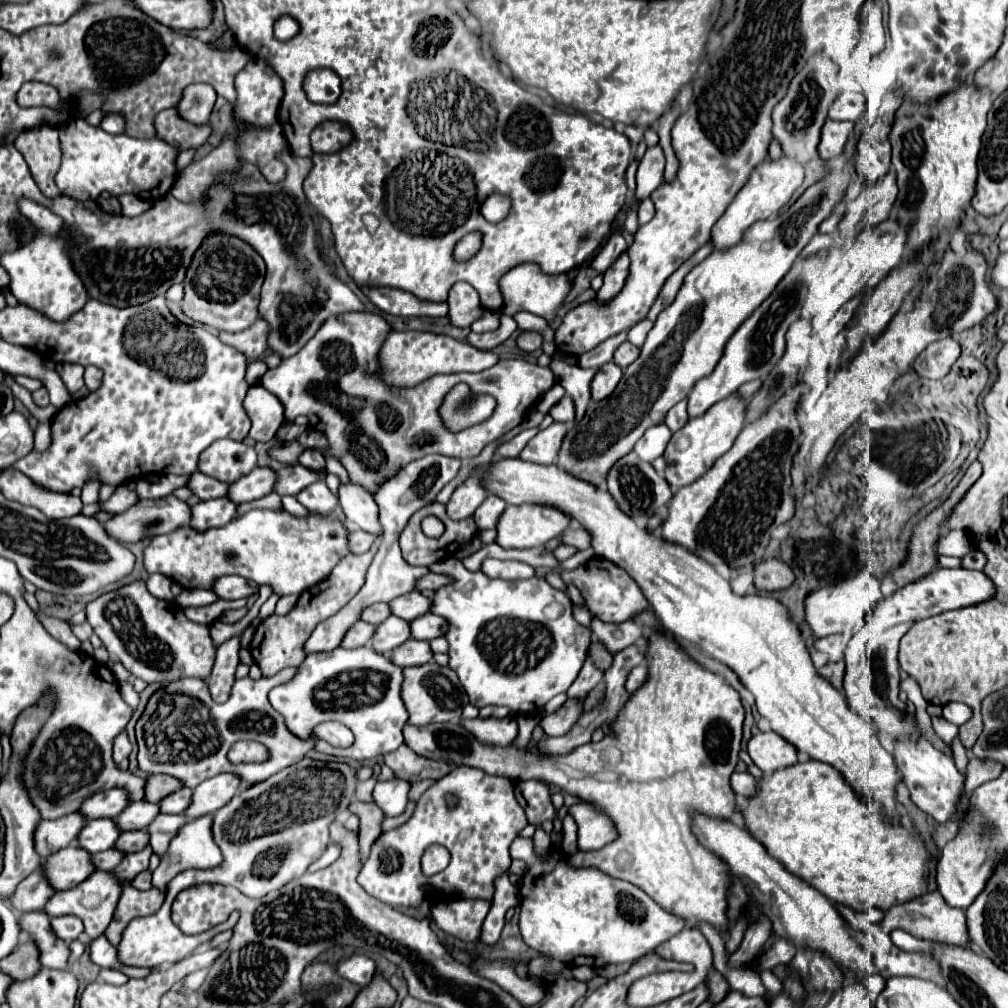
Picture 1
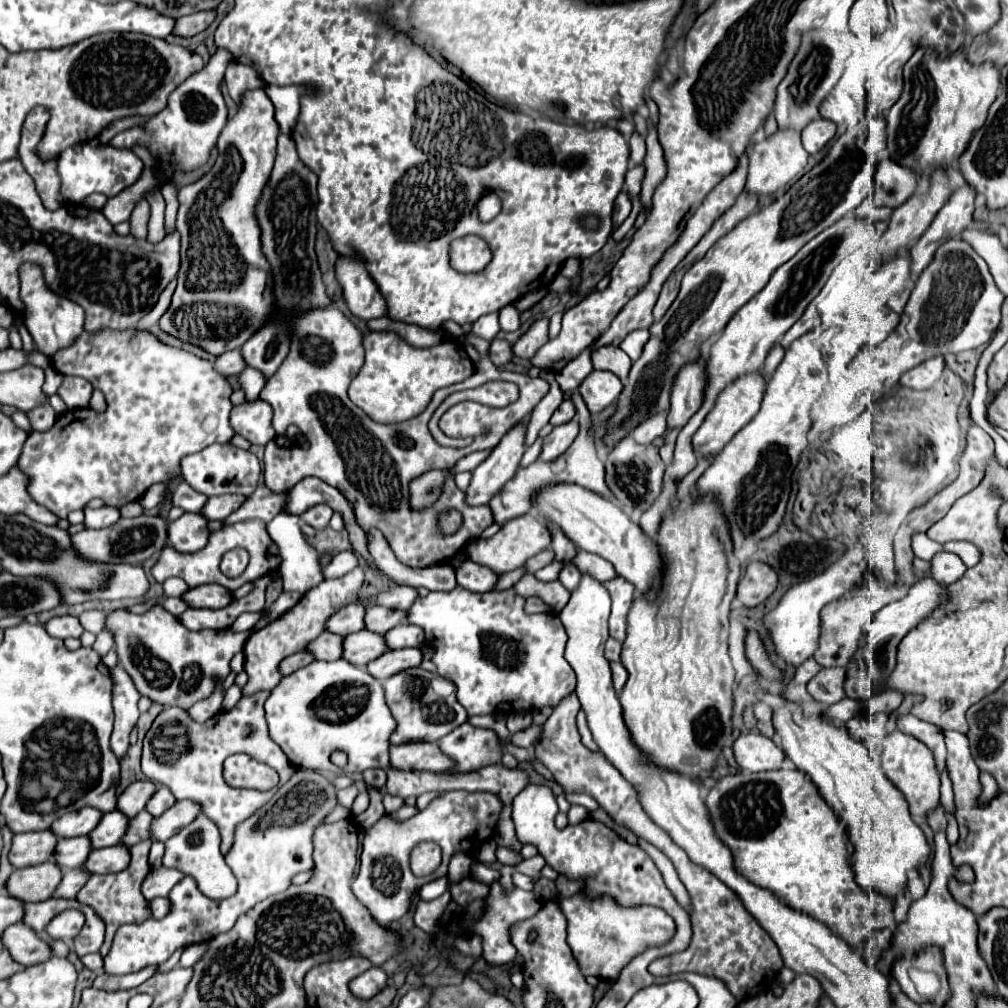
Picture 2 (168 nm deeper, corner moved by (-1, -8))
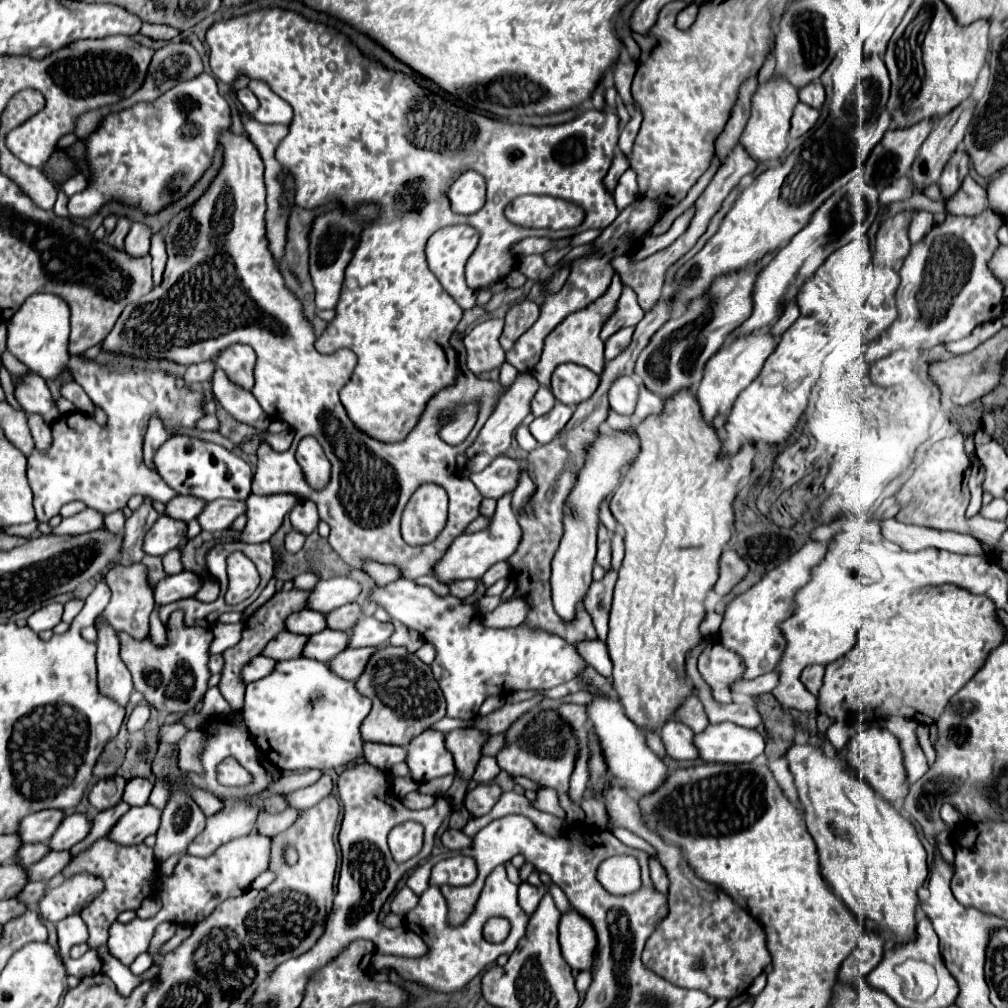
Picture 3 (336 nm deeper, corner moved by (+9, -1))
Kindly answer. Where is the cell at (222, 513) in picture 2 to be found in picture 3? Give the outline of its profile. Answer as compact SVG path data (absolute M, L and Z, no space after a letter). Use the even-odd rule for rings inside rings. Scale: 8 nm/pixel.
M174 496L166 502L164 514L174 520L190 522L196 518L196 512L200 512L200 508L204 508L204 500L196 500L194 496Z

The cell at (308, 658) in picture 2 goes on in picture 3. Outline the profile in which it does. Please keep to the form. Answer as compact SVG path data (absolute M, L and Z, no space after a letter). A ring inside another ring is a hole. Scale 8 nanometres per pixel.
M256 656L256 658L252 658L252 660L242 668L240 678L242 678L244 684L254 682L254 680L260 680L260 678L264 678L264 676L268 676L268 674L272 672L272 666L274 666L274 664L276 664L276 662L268 660L266 656Z

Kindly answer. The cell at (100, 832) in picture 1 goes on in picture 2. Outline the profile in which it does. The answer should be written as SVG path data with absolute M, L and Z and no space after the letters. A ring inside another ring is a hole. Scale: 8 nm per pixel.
M66 837L58 841L54 861L58 861L62 867L82 867L90 853L92 853L90 837Z

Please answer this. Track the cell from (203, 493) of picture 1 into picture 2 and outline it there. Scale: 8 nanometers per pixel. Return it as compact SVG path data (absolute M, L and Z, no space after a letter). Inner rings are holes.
M130 327L124 331L100 329L84 331L70 347L58 349L50 359L50 365L58 373L78 375L92 383L106 395L106 411L98 413L94 409L72 409L58 415L56 423L44 433L32 433L22 449L20 469L30 479L28 493L32 499L60 519L74 509L82 509L90 499L100 497L106 505L122 507L134 499L140 499L144 491L154 483L172 483L174 487L174 507L184 511L202 511L208 497L196 493L188 483L182 483L180 461L190 453L198 453L212 443L230 443L236 431L230 425L232 411L232 385L228 375L214 369L214 361L198 357L186 349L170 347L162 343L148 329Z

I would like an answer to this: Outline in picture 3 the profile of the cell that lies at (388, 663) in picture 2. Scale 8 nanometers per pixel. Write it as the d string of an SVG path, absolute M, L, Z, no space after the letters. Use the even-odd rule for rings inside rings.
M348 648L340 654L336 654L328 662L328 666L336 676L354 682L356 676L360 676L360 672L364 670L364 660L368 660L370 652L376 652L376 648L356 648L356 650Z

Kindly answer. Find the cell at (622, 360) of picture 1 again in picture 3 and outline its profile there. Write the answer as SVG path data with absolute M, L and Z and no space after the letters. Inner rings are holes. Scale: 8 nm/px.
M614 276L612 284L604 296L594 300L584 310L574 312L568 318L564 318L560 322L560 326L556 330L552 330L552 336L546 336L540 362L534 366L534 376L540 384L550 384L550 376L552 376L554 368L564 362L574 362L574 364L586 366L596 374L602 372L602 368L604 368L604 342L600 340L600 328L606 324L606 320L612 316L612 312L616 312L616 304L618 304L620 294L622 294L622 284L620 284L620 278Z

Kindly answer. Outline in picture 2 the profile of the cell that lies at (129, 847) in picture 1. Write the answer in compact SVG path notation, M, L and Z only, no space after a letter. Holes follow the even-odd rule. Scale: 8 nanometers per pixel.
M120 843L120 845L92 851L84 867L90 869L90 873L118 873L128 865L130 865L130 847Z

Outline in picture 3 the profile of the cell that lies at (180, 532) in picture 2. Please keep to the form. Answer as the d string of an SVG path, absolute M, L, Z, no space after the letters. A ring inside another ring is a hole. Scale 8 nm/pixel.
M160 516L146 532L142 550L150 556L164 556L172 548L180 546L180 542L184 540L184 530L186 530L186 524Z

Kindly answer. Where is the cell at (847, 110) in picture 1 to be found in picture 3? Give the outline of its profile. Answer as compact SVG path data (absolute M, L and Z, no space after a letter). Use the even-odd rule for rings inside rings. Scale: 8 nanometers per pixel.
M820 82L806 84L800 88L800 100L812 108L820 108L824 104L824 86Z

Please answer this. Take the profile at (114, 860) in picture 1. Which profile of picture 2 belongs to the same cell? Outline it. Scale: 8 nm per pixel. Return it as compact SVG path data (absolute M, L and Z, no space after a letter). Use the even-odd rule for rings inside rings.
M66 867L62 873L64 873L64 877L62 877L62 883L58 885L58 891L54 893L54 897L66 897L66 899L76 897L76 893L90 879L90 871L86 871L84 867L76 867L76 869Z

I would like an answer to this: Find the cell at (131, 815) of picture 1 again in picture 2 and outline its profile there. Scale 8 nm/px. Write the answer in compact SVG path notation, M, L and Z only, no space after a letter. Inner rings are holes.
M122 811L104 813L102 823L98 823L98 827L90 833L90 841L94 843L94 849L118 845L126 835L128 825L130 825L130 817L124 815Z

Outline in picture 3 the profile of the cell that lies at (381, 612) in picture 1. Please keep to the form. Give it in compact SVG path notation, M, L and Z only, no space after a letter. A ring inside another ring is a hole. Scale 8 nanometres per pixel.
M304 608L304 610L300 610L300 612L290 614L290 616L284 620L284 626L286 626L286 630L292 632L292 634L310 636L310 634L316 634L316 632L324 630L324 614L312 612L312 610Z

